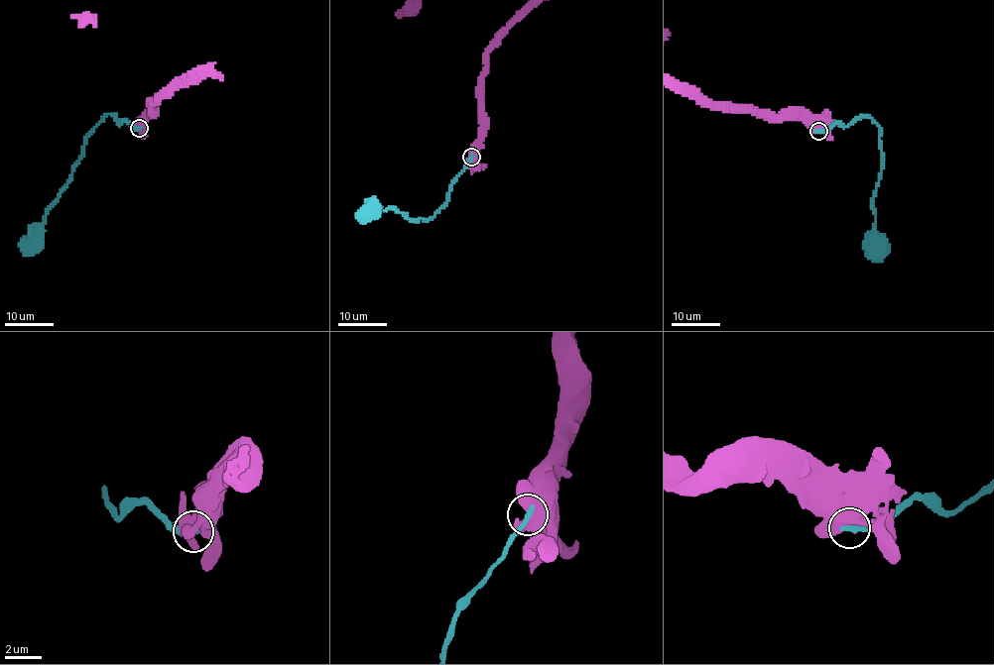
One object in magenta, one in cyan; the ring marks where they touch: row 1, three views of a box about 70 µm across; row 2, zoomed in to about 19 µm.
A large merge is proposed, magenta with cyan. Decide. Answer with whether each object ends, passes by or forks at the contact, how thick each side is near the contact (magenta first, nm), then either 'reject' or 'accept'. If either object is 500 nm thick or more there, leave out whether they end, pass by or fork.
500 nm thick on the magenta side, 320 nm on the other; reject

